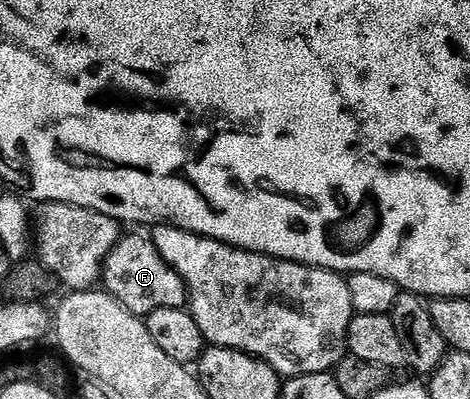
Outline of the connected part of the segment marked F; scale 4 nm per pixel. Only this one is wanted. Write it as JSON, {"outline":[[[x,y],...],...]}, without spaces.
{"outline":[[[124,235],[120,239],[119,247],[107,257],[101,284],[120,306],[140,318],[153,314],[153,310],[187,308],[189,304],[185,282],[177,274],[177,270],[173,270],[173,266],[169,266],[169,262],[161,258],[157,246],[146,235]]]}

